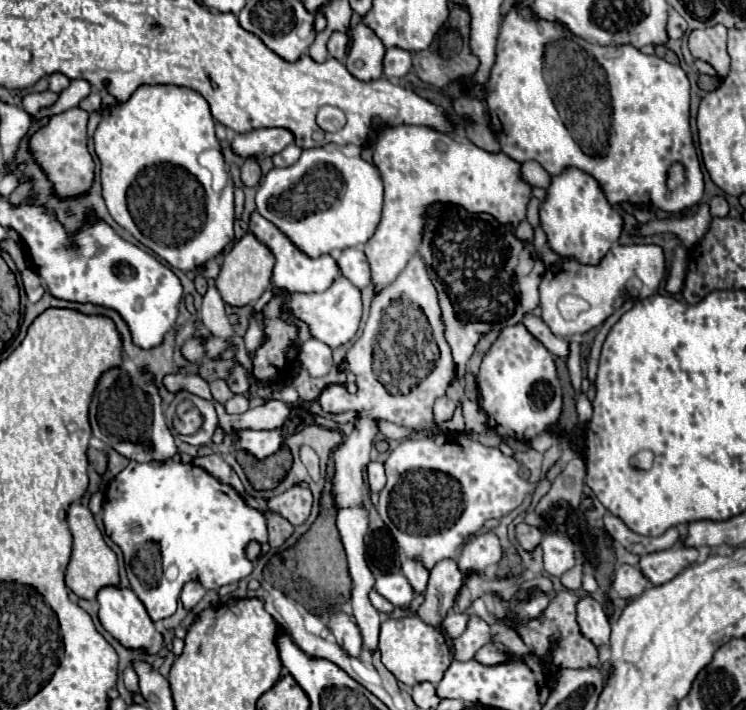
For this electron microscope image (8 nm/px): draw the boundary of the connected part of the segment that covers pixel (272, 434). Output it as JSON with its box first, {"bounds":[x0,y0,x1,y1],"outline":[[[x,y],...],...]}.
{"bounds":[239,429,283,459],"outline":[[[281,429],[275,431],[243,431],[239,433],[239,447],[253,453],[257,459],[265,459],[273,455],[283,443]]]}

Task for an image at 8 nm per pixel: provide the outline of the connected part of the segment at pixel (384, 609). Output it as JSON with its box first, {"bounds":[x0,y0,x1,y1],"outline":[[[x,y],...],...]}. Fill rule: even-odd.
{"bounds":[369,589,395,615],"outline":[[[375,589],[369,593],[369,599],[371,599],[373,607],[375,607],[375,609],[377,609],[381,615],[389,615],[389,613],[395,609],[395,607],[393,607],[393,605],[391,605],[391,603],[389,603],[385,597],[381,597],[381,595],[379,595]]]}

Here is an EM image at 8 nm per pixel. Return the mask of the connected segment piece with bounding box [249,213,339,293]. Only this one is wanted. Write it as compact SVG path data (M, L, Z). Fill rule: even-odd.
M253 213L251 215L251 221L249 221L249 227L251 231L255 233L255 237L259 241L263 241L275 255L277 263L273 267L273 283L279 291L287 291L287 293L313 293L313 291L325 291L333 281L335 277L339 275L339 267L337 267L337 261L331 257L331 255L321 255L317 259L305 255L301 249L297 249L289 237L277 229L277 225L273 225L271 221L259 217L259 213Z

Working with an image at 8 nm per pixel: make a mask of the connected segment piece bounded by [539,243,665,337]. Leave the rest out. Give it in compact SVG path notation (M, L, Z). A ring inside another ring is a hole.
M645 243L615 245L597 265L583 265L577 259L565 259L543 273L543 281L539 285L539 297L541 297L539 305L543 309L541 317L555 335L565 337L573 333L585 333L601 325L611 313L615 313L625 303L625 299L645 299L649 295L655 295L663 277L665 277L665 255L659 245L645 245ZM567 293L583 297L587 303L591 303L589 311L581 313L581 317L577 317L575 321L565 321L557 309L557 301Z

